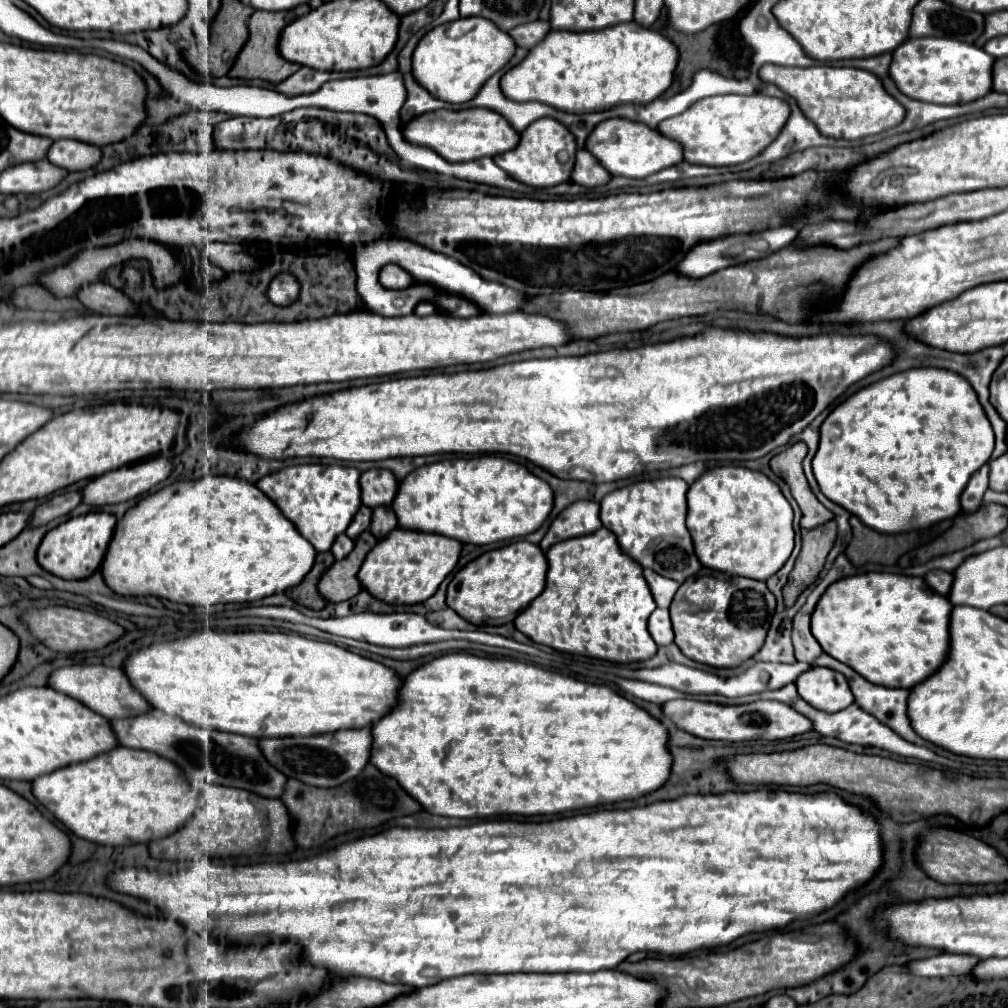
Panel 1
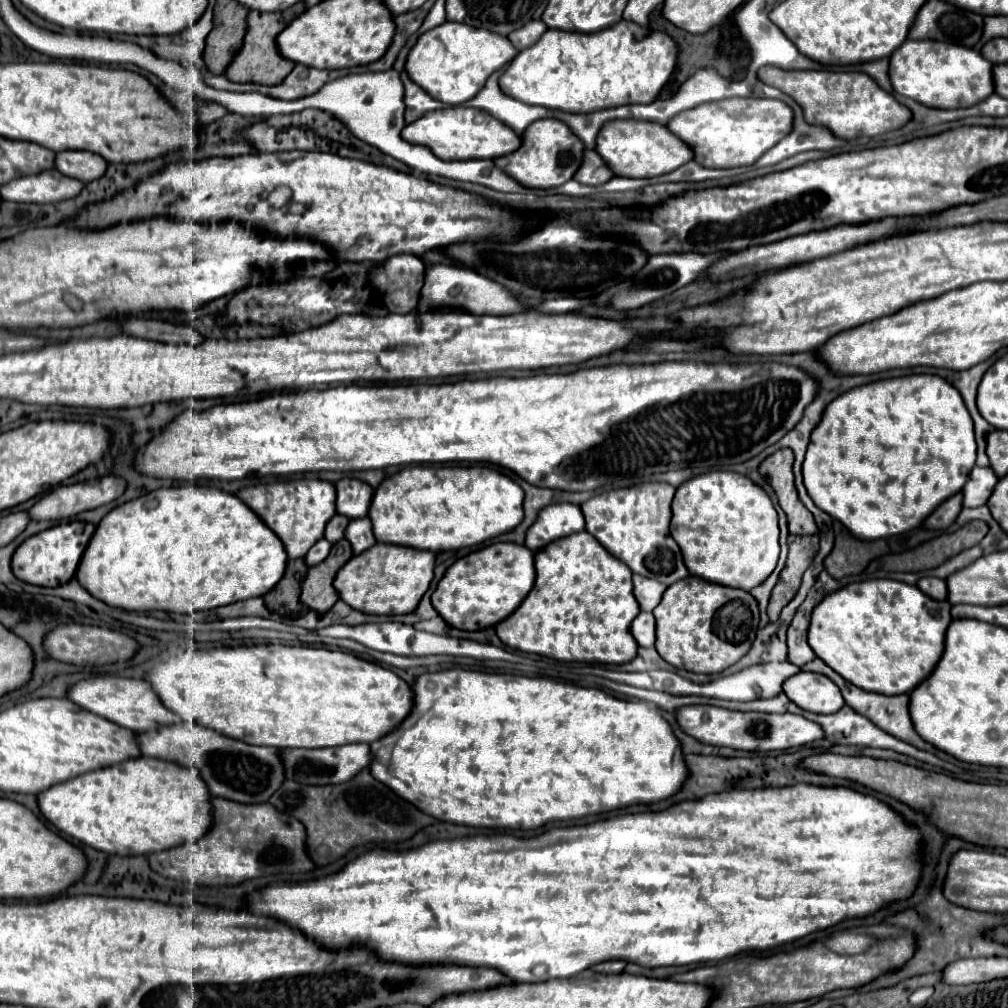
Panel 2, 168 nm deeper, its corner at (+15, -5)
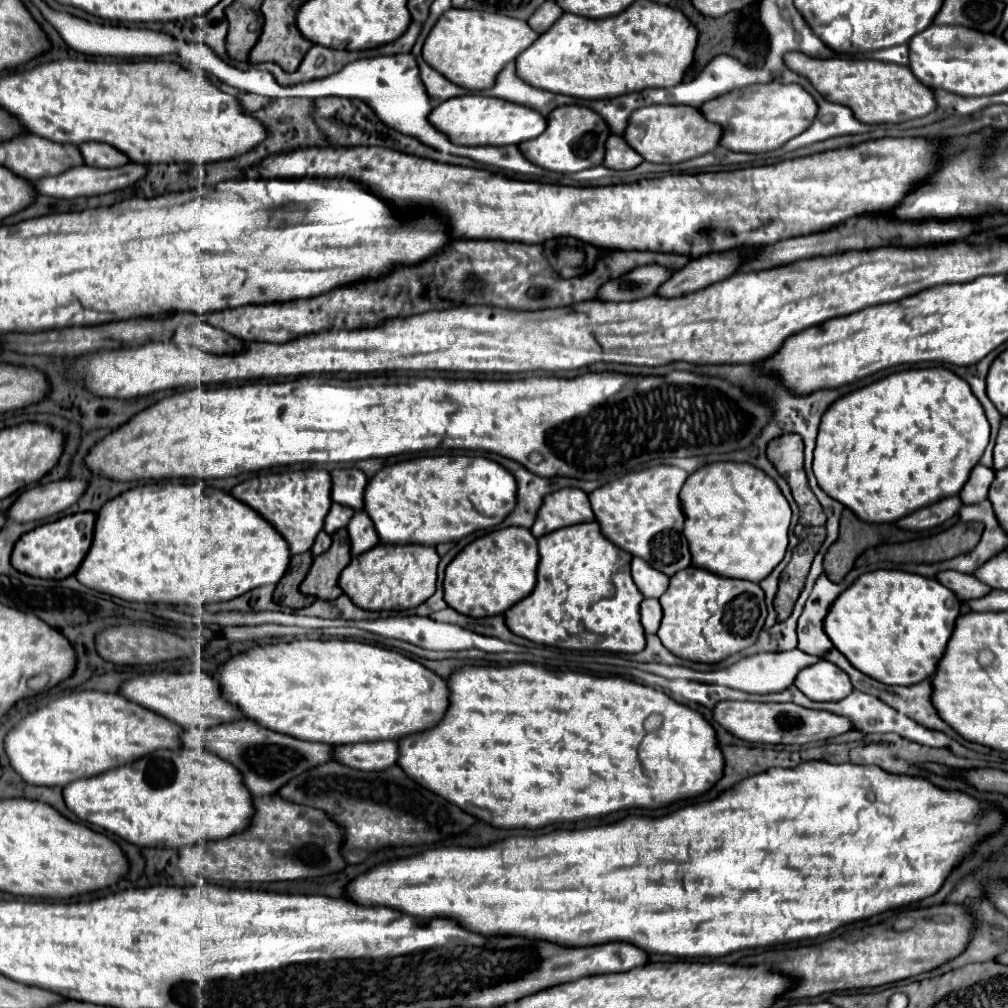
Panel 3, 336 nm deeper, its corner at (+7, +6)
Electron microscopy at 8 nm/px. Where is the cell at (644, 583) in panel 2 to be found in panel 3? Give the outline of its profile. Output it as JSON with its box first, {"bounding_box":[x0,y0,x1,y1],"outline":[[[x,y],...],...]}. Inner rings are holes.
{"bounding_box":[632,558,668,598],"outline":[[[632,558],[632,578],[644,598],[660,598],[668,588],[668,576],[652,570],[642,558]]]}

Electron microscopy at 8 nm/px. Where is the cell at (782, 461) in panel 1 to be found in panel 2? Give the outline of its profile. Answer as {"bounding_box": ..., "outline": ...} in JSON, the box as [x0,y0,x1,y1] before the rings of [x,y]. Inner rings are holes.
{"bounding_box":[758,449,806,509],"outline":[[[780,449],[762,461],[758,471],[774,487],[782,509],[806,509],[798,499],[798,493],[794,487],[792,463],[794,463],[792,449]]]}

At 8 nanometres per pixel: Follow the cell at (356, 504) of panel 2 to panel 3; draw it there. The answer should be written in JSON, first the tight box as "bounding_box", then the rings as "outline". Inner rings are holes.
{"bounding_box":[330,468,366,510],"outline":[[[352,468],[352,470],[332,470],[332,490],[330,496],[334,502],[342,506],[350,506],[354,510],[362,510],[364,506],[364,488],[366,488],[366,476],[364,472]]]}

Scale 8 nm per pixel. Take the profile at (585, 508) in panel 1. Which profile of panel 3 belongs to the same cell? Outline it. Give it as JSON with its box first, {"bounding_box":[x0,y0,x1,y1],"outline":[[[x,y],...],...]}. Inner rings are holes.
{"bounding_box":[530,488,594,538],"outline":[[[562,488],[544,498],[544,504],[538,510],[536,522],[530,532],[534,538],[540,538],[558,528],[592,520],[594,512],[590,508],[586,492],[582,492],[580,488]]]}

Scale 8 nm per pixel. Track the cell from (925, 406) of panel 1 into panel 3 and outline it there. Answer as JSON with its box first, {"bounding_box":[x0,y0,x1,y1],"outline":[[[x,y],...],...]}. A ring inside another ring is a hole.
{"bounding_box":[814,368,990,522],"outline":[[[924,368],[924,370],[906,370],[906,372],[898,372],[892,374],[884,380],[878,380],[870,386],[864,386],[860,390],[854,390],[846,396],[842,396],[840,400],[836,400],[826,414],[822,416],[820,422],[820,432],[818,432],[818,440],[816,440],[816,450],[814,450],[814,476],[820,484],[820,488],[832,496],[834,500],[838,500],[840,504],[844,504],[846,508],[850,508],[858,518],[864,518],[866,522],[896,522],[908,514],[912,514],[914,510],[928,506],[932,502],[938,502],[942,498],[948,496],[956,496],[962,486],[966,484],[966,480],[970,478],[972,468],[980,462],[986,446],[988,446],[988,436],[990,436],[990,424],[984,416],[984,408],[980,406],[980,402],[976,402],[976,396],[972,394],[968,382],[964,382],[964,378],[956,376],[954,372],[946,370],[946,368]]]}

